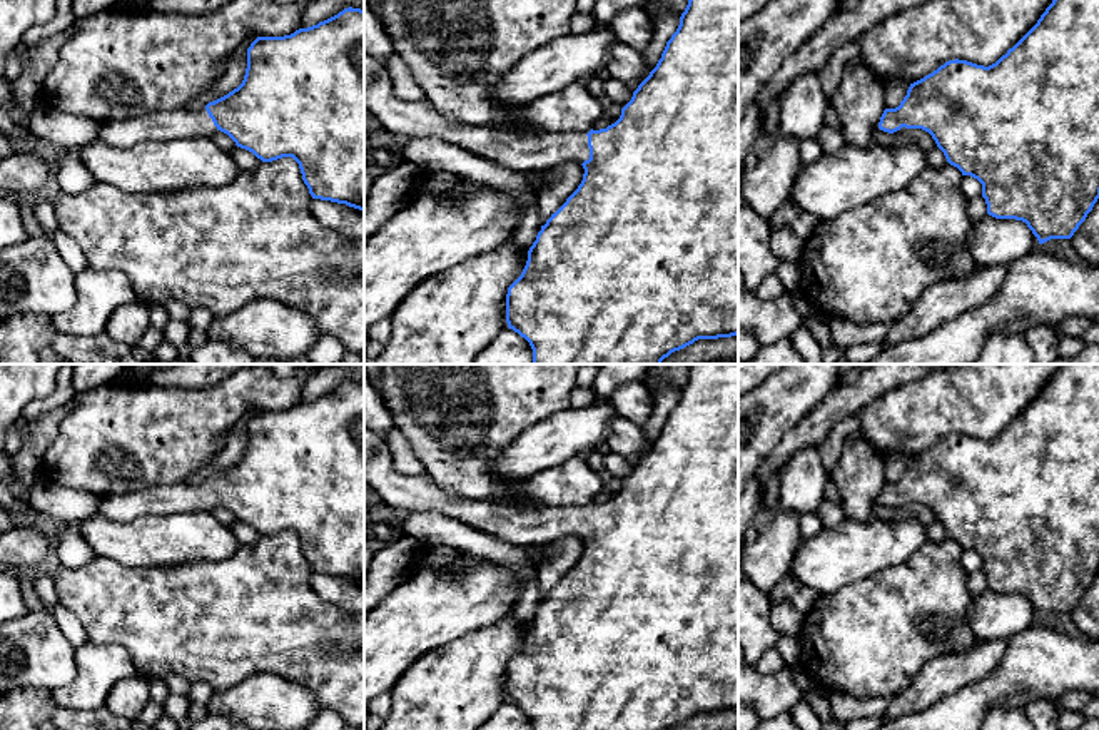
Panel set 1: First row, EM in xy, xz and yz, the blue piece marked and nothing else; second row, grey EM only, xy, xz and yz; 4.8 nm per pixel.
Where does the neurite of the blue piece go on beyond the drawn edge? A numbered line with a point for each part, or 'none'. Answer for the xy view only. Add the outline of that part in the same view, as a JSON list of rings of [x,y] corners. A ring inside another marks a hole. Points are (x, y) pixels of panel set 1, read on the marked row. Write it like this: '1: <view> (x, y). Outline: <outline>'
1: xy (171, 124). Outline: [[[205,109],[139,114],[134,119],[100,122],[97,140],[129,149],[147,140],[209,137],[217,132]]]

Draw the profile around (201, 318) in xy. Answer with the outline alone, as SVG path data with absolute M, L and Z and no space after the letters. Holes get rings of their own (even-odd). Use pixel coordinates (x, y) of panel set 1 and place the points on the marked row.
M190 307L190 319L189 319L190 327L205 331L210 326L212 319L214 314L209 312L207 309Z

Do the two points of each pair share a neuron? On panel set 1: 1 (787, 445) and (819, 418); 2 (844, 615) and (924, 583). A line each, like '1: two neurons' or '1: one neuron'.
1: one neuron
2: one neuron

